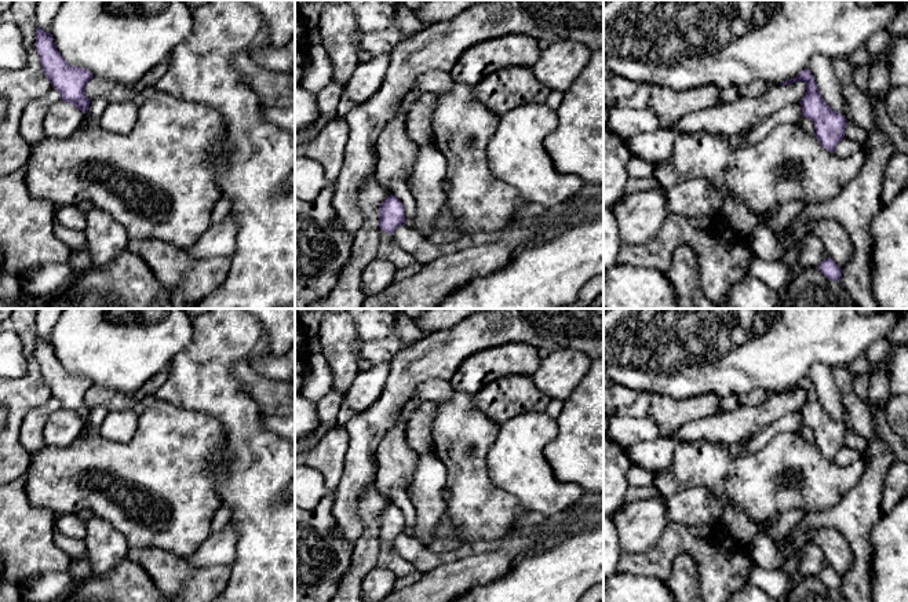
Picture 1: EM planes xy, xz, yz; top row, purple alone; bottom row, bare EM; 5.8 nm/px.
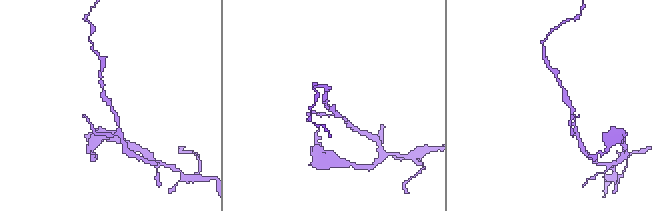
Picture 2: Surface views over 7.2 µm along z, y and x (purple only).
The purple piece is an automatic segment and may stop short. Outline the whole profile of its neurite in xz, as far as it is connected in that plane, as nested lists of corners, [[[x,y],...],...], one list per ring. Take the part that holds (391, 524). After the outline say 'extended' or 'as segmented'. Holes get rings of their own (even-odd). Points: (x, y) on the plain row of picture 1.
[[[390,503],[379,514],[379,536],[382,540],[393,544],[395,537],[405,532],[405,522],[402,511],[393,503]]]; as segmented

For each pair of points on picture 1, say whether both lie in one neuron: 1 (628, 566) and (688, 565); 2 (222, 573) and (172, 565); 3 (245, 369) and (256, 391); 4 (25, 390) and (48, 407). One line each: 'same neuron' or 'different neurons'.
1: different neurons
2: same neuron
3: same neuron
4: different neurons

